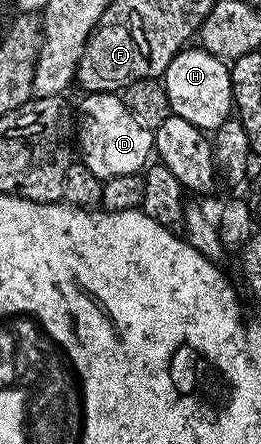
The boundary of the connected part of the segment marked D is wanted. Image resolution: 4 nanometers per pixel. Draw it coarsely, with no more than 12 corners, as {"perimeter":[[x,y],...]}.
{"perimeter":[[116,93],[83,96],[80,159],[101,180],[140,173],[154,131]]}

